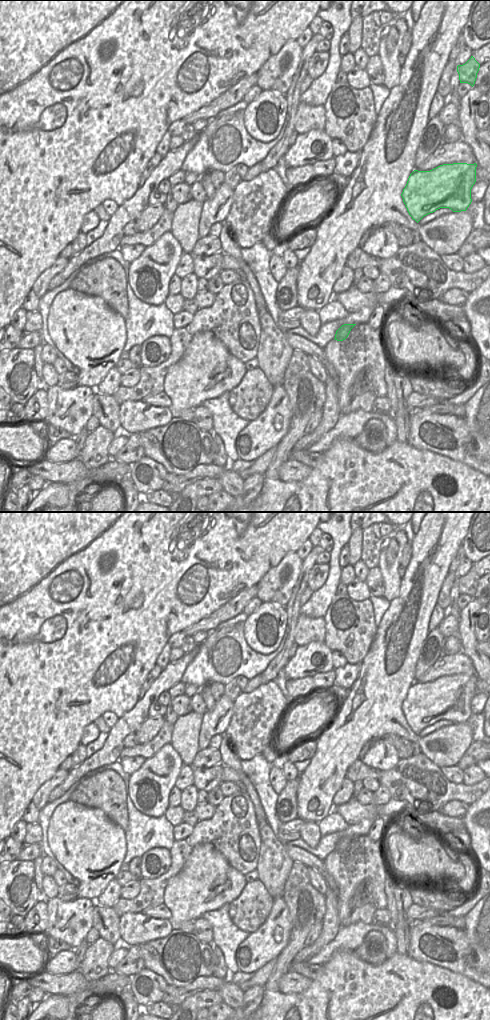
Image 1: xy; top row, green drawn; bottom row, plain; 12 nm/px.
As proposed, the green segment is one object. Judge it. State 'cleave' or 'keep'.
cleave

